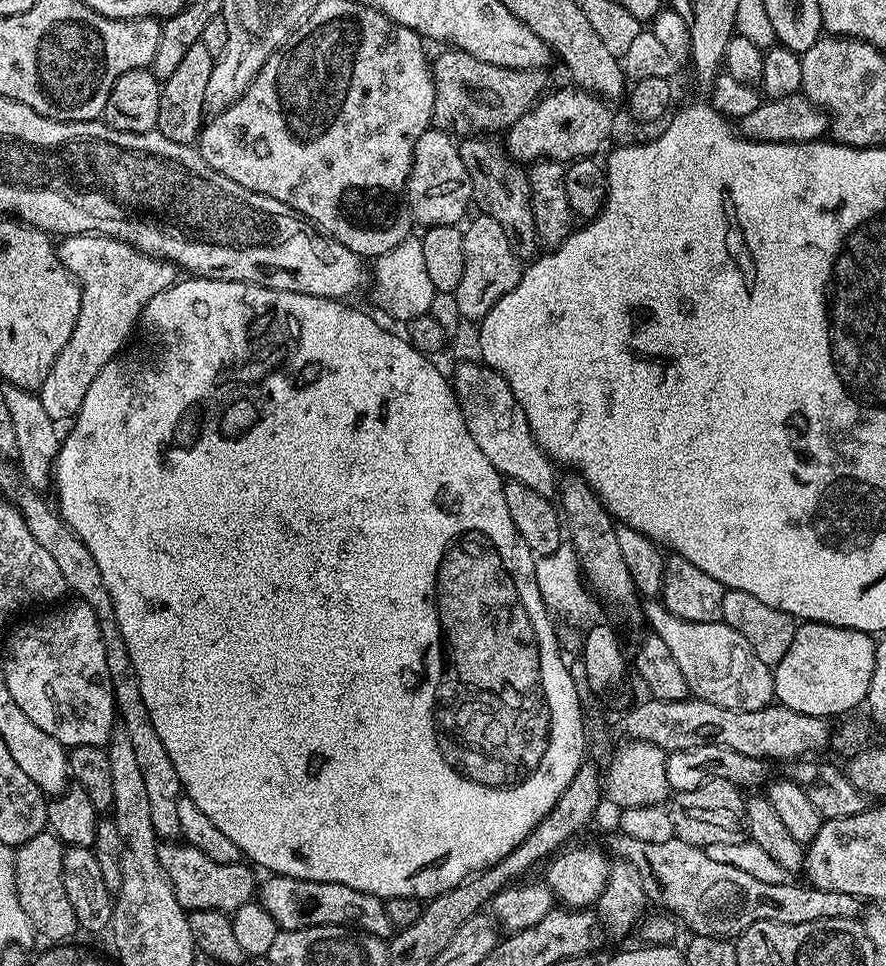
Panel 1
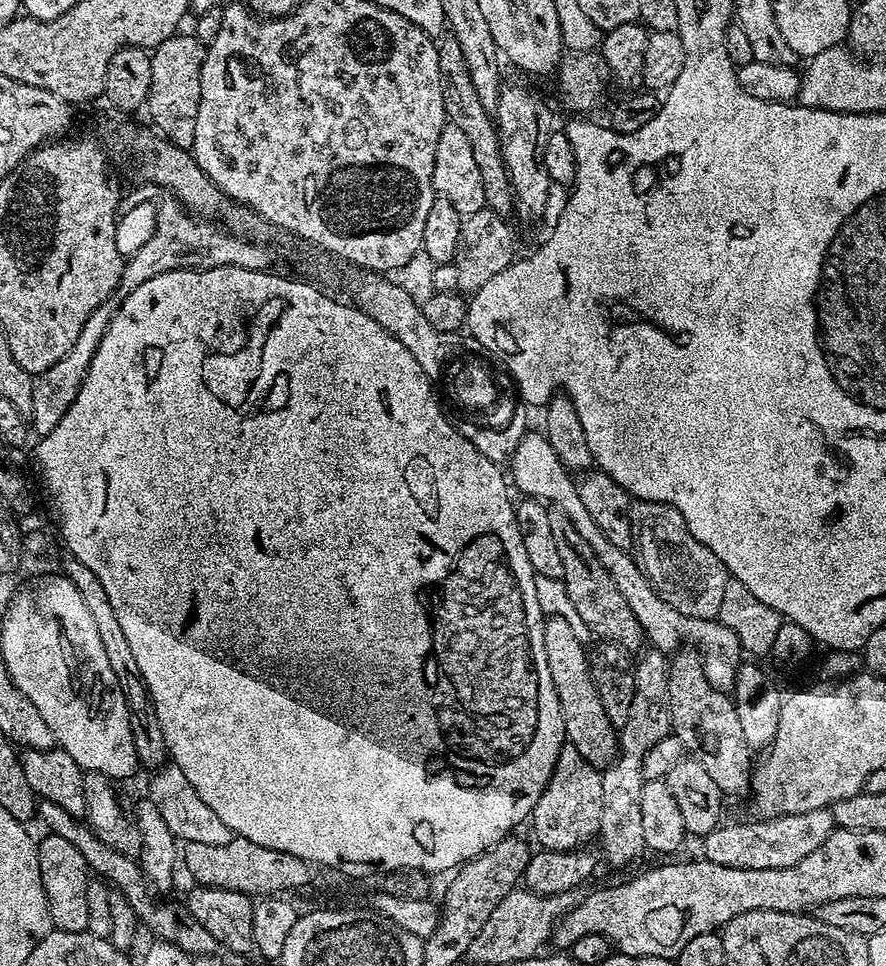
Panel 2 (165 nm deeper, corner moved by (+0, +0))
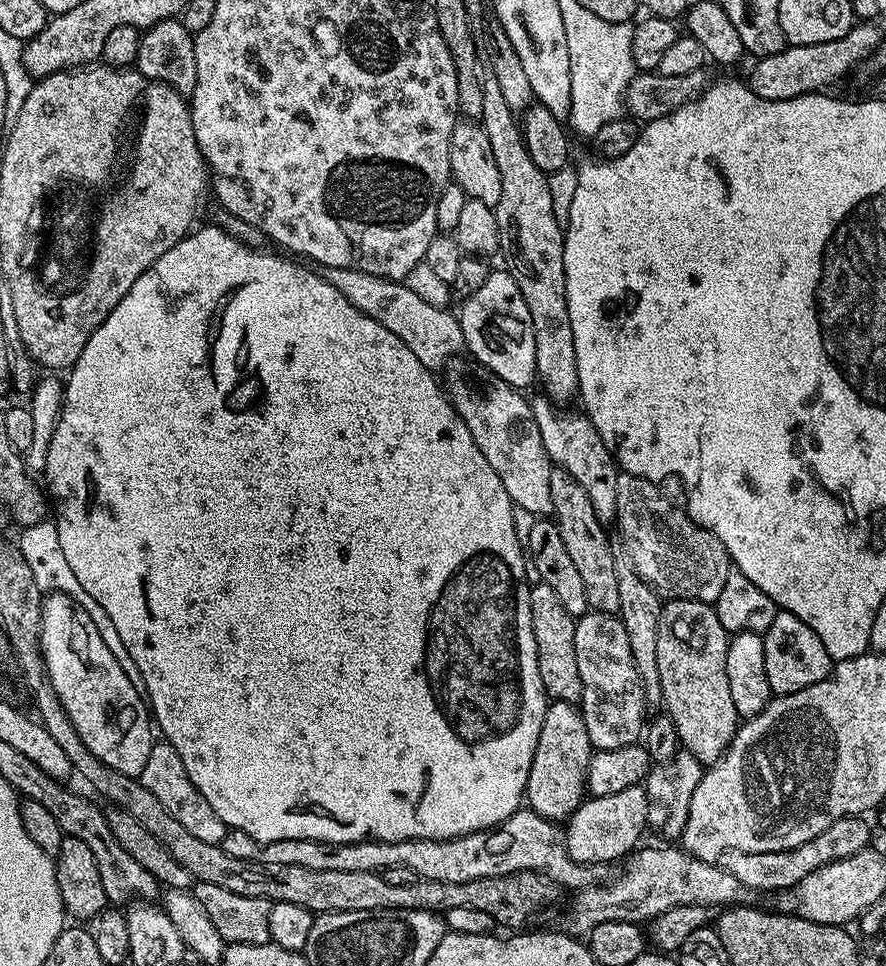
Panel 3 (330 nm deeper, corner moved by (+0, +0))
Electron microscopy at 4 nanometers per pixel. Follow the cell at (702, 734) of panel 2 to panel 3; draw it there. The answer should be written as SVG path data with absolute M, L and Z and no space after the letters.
M670 600L660 609L658 618L658 678L662 686L663 711L674 722L676 739L683 751L694 754L701 766L718 762L728 743L734 738L738 717L730 694L730 682L726 679L726 650L730 633L718 622L715 607L697 600Z

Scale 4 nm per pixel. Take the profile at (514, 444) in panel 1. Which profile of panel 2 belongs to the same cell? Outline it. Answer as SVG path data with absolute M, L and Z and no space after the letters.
M528 430L522 436L521 444L511 456L510 465L512 465L510 480L515 491L517 488L518 491L524 492L520 494L525 497L550 502L552 508L562 510L570 518L570 522L574 522L578 534L582 534L582 538L590 542L594 554L598 554L598 562L606 566L606 574L614 578L614 586L618 586L622 598L626 598L630 610L634 610L634 618L638 618L638 626L642 626L651 647L658 649L659 652L672 654L681 646L691 646L700 656L700 665L710 686L714 686L719 692L731 693L735 689L738 670L746 656L738 642L738 634L734 634L734 630L720 623L719 619L690 618L686 614L678 614L678 610L674 610L670 602L662 602L662 598L654 590L654 586L650 586L646 574L640 569L640 562L635 555L631 551L618 550L618 546L614 546L614 542L610 542L610 538L602 534L598 522L590 518L582 498L578 498L577 481L573 473L560 461L558 454L554 454L554 446L550 446L543 431Z

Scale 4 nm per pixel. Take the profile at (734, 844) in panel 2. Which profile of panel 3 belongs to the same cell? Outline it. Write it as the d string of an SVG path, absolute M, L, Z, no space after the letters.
M843 816L834 822L818 838L810 838L810 842L802 842L802 846L794 846L790 850L777 852L743 852L742 850L726 850L719 858L718 865L723 871L729 872L743 886L757 893L770 892L778 888L793 889L795 884L806 874L814 874L822 866L830 862L838 862L842 858L850 858L850 854L858 854L863 848L869 847L867 819L858 816Z

